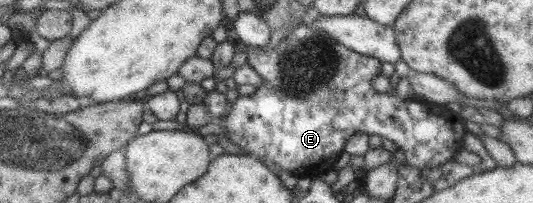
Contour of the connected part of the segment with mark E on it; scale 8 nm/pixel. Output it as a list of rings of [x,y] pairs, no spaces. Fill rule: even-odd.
[[[306,22],[294,26],[272,49],[268,49],[267,47],[252,47],[248,44],[240,43],[240,41],[237,41],[237,49],[242,49],[246,53],[246,64],[260,76],[262,83],[252,94],[246,96],[238,95],[227,116],[220,124],[226,128],[226,137],[232,143],[239,145],[241,149],[245,149],[246,154],[249,155],[250,153],[252,157],[256,157],[257,159],[264,157],[264,159],[271,161],[274,165],[280,167],[280,169],[284,169],[284,171],[288,171],[296,177],[309,177],[312,179],[313,177],[323,175],[328,170],[332,170],[339,155],[343,152],[344,142],[356,133],[380,135],[384,139],[389,139],[397,145],[397,149],[402,149],[405,153],[405,162],[408,165],[419,168],[446,167],[451,157],[463,148],[462,136],[466,132],[466,129],[464,128],[464,121],[459,114],[452,112],[445,104],[436,105],[426,100],[420,103],[420,101],[414,101],[409,98],[401,99],[394,92],[381,94],[380,92],[374,91],[370,84],[372,84],[374,77],[381,74],[380,68],[382,62],[369,55],[360,55],[344,47],[340,42],[334,41],[327,33],[310,27]]]

